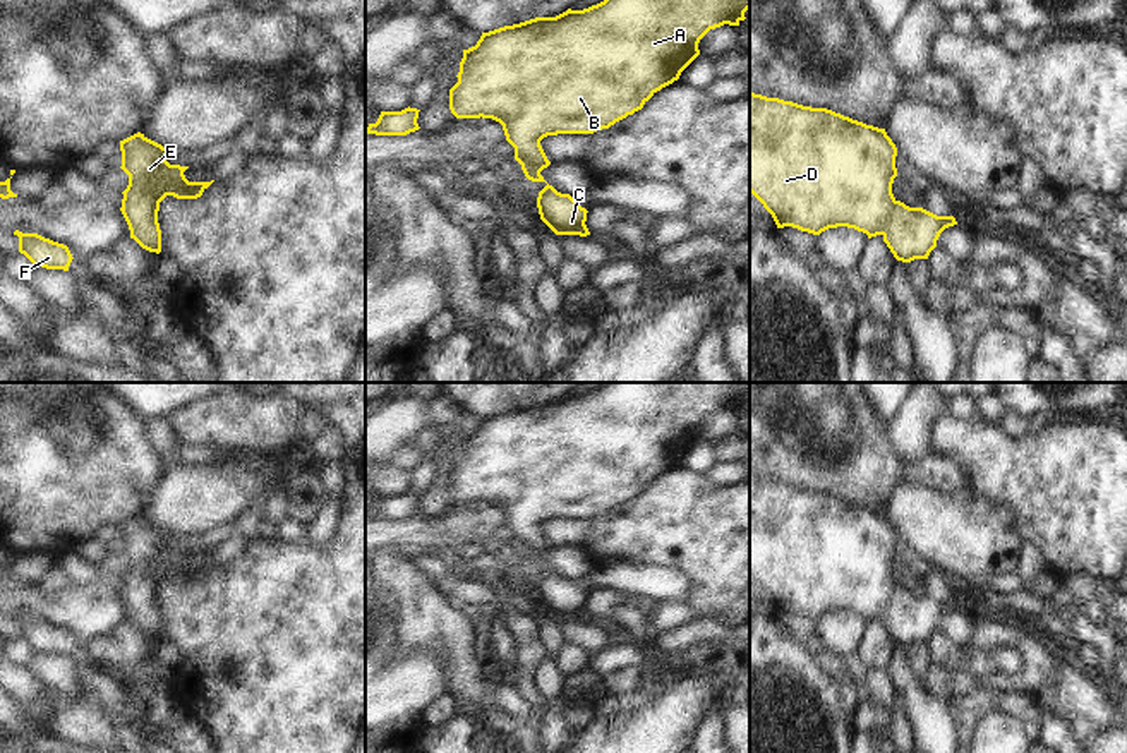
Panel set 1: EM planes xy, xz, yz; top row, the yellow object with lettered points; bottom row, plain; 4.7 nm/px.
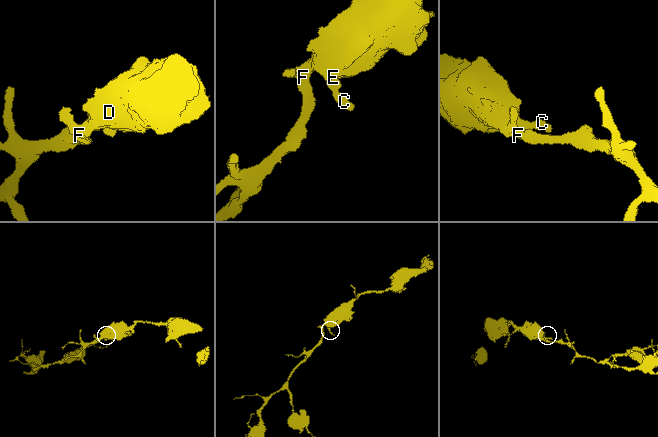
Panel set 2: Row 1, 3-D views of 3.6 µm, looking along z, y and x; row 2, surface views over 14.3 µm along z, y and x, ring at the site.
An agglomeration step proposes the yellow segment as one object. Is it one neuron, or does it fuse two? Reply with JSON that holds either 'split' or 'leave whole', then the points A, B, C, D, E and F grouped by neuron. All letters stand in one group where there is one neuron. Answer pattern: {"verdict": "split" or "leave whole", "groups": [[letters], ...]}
{"verdict": "leave whole", "groups": [["A", "B", "C", "D", "E", "F"]]}

